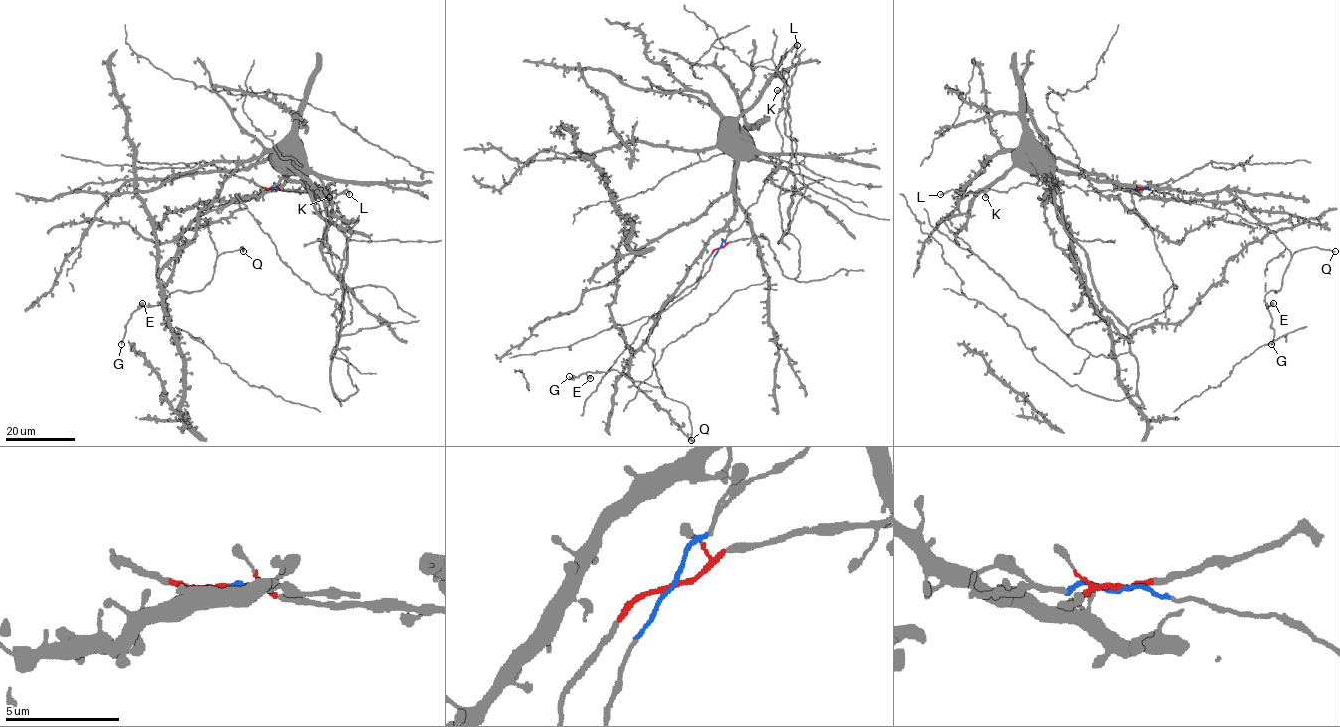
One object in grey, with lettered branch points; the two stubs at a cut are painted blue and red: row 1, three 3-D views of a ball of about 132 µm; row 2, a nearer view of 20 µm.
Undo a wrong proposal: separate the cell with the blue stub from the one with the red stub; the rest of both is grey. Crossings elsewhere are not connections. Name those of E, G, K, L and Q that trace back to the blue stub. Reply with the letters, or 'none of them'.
E, G, K, L, Q

